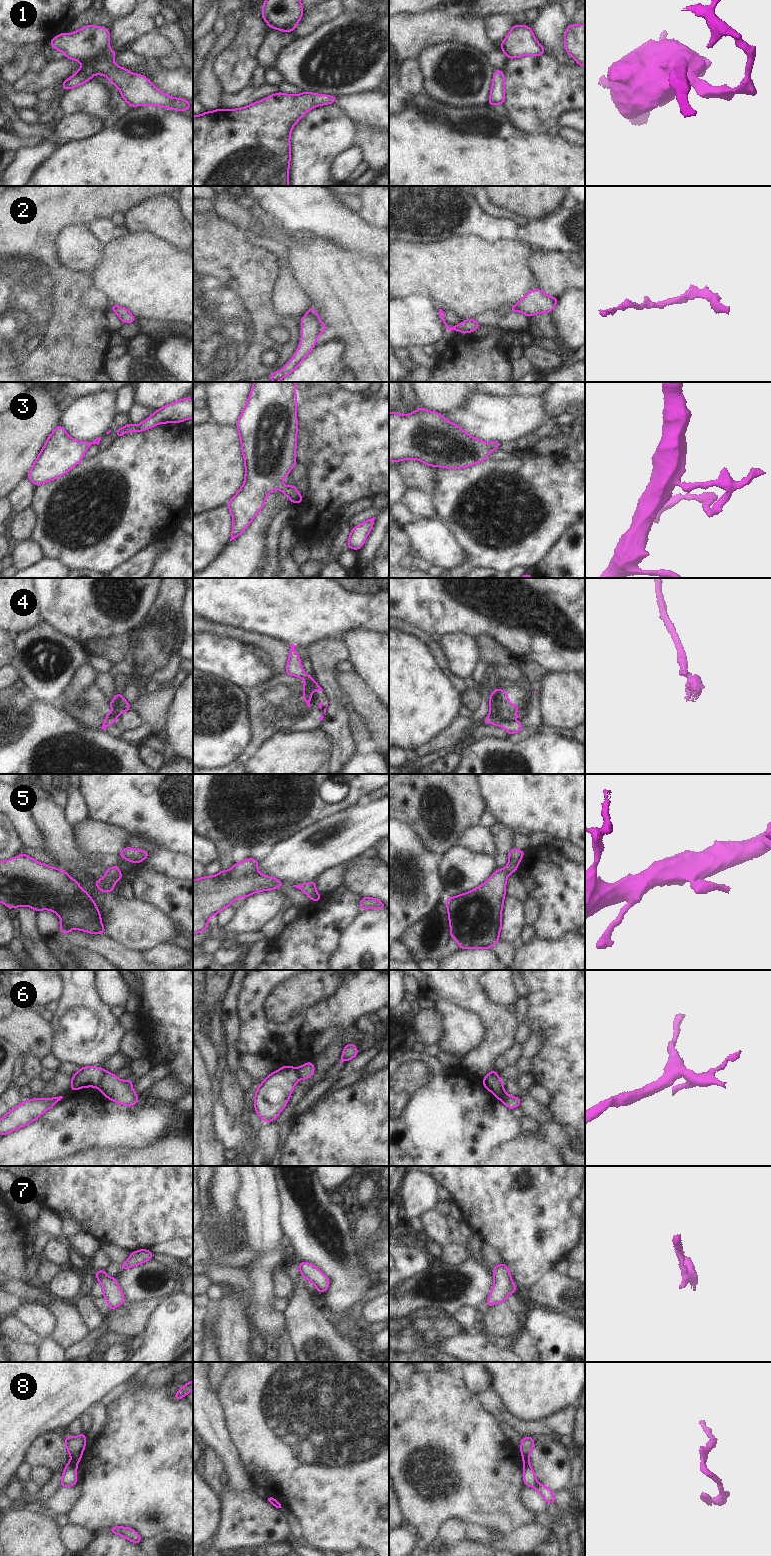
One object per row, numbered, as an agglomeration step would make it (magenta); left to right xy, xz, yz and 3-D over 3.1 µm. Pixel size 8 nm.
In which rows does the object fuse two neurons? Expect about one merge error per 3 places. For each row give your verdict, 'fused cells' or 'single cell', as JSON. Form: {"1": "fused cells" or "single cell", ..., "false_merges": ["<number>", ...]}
{"1": "single cell", "2": "fused cells", "3": "single cell", "4": "fused cells", "5": "single cell", "6": "fused cells", "7": "single cell", "8": "fused cells", "false_merges": ["2", "4", "6", "8"]}

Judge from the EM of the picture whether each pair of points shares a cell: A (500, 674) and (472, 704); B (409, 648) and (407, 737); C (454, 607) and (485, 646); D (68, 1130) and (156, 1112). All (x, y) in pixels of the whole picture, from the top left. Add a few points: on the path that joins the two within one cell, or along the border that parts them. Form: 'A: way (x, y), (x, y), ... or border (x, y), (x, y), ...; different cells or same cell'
A: border (481, 688), (480, 705), (472, 713); different cells
B: way (407, 670), (407, 715); same cell
C: border (477, 637), (487, 634), (500, 644); different cells
D: way (90, 1125), (134, 1125); same cell

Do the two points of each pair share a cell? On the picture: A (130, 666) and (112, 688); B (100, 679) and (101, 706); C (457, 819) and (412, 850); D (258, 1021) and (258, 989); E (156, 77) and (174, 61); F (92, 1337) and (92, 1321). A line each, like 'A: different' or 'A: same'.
A: same
B: different
C: different
D: same
E: different
F: different

